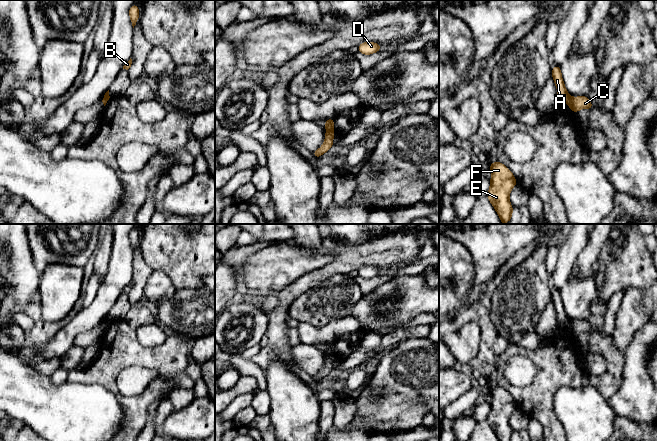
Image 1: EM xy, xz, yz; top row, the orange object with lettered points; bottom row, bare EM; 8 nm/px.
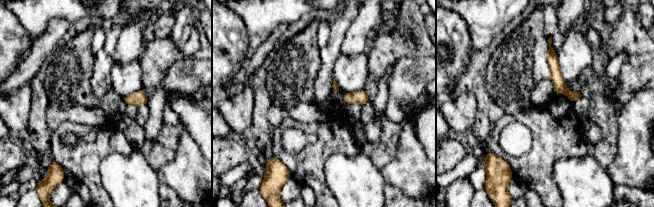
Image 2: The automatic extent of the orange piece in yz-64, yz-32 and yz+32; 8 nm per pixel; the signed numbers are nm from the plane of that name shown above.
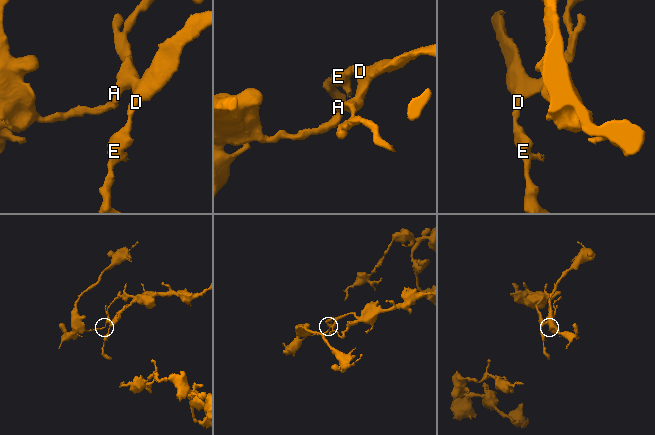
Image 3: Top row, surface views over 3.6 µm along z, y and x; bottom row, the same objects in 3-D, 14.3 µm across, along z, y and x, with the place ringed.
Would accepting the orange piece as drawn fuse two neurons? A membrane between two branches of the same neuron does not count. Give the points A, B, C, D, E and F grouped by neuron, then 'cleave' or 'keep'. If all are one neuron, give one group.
groups A B D E F / C; cleave

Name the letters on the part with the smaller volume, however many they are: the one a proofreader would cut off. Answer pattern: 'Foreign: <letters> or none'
Foreign: C

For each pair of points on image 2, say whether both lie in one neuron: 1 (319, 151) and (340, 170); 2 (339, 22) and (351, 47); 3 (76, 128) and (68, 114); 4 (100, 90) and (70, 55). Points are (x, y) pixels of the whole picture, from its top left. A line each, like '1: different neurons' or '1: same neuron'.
1: different neurons
2: different neurons
3: different neurons
4: different neurons

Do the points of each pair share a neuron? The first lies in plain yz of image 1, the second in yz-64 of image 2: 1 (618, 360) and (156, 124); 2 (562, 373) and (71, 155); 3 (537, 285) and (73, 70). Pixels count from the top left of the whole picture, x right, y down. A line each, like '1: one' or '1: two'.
1: two
2: one
3: one

